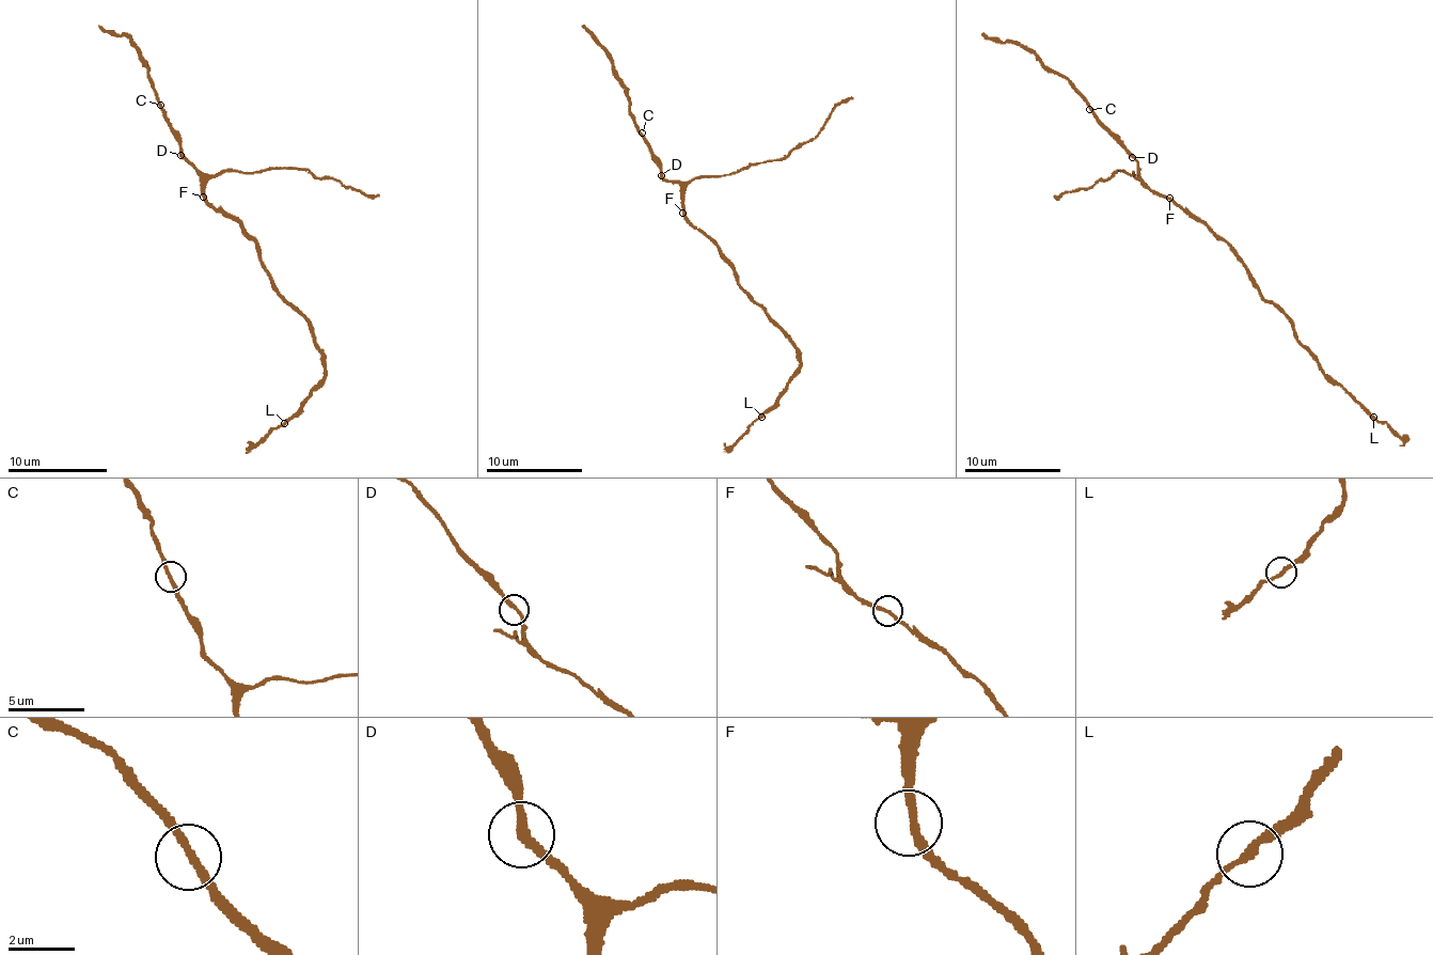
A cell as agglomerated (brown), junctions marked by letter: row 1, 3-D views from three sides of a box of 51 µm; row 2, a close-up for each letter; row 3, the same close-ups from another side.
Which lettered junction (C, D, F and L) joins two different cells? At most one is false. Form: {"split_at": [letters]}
{"split_at": ["L"]}

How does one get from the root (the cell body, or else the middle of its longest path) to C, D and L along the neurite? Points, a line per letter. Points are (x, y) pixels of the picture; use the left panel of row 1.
C: (240, 224), (203, 197), (203, 176), (183, 154), (180, 135), (170, 124), (160, 105)
D: (240, 224), (203, 197), (203, 176), (180, 154)
L: (240, 224), (257, 246), (257, 259), (278, 294), (310, 324), (312, 341), (323, 356), (325, 376), (285, 423)

